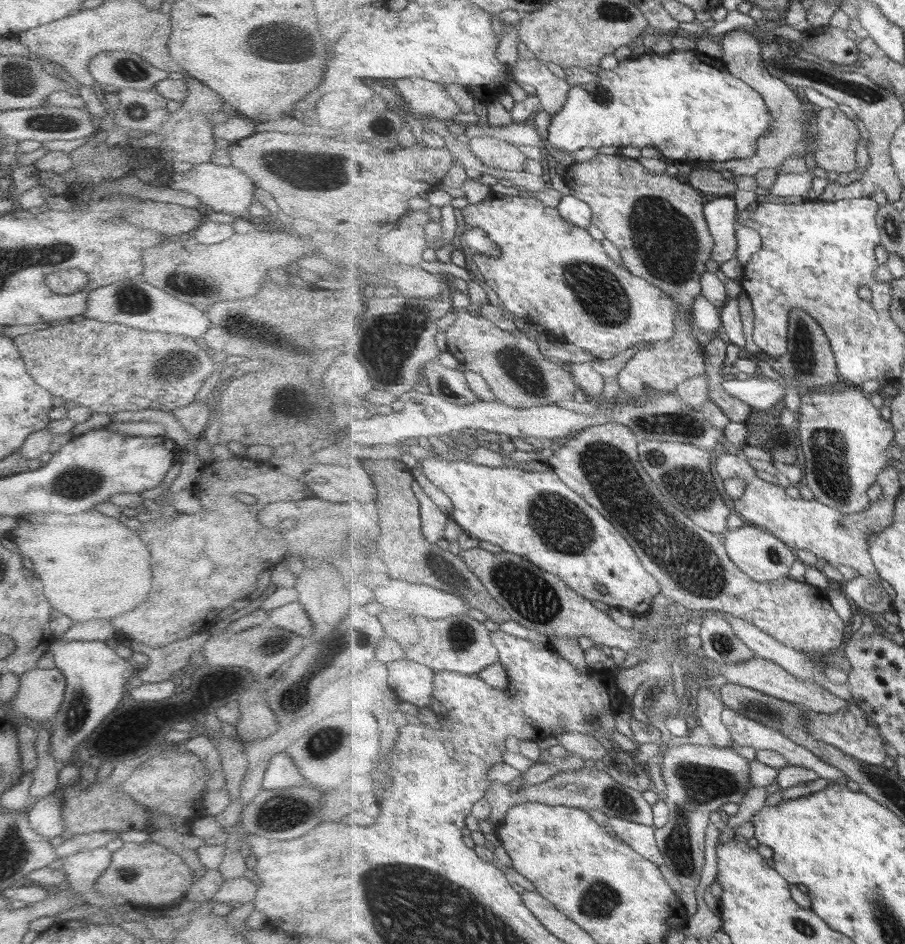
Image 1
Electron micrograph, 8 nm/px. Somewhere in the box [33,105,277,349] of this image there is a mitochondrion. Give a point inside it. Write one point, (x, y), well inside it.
(131, 300)

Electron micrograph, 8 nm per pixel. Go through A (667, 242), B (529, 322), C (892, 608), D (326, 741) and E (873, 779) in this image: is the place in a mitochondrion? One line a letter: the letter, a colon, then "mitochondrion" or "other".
A: mitochondrion
B: other
C: other
D: mitochondrion
E: mitochondrion

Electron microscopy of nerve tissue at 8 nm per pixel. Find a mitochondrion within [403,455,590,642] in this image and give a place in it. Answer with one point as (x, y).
(528, 595)

